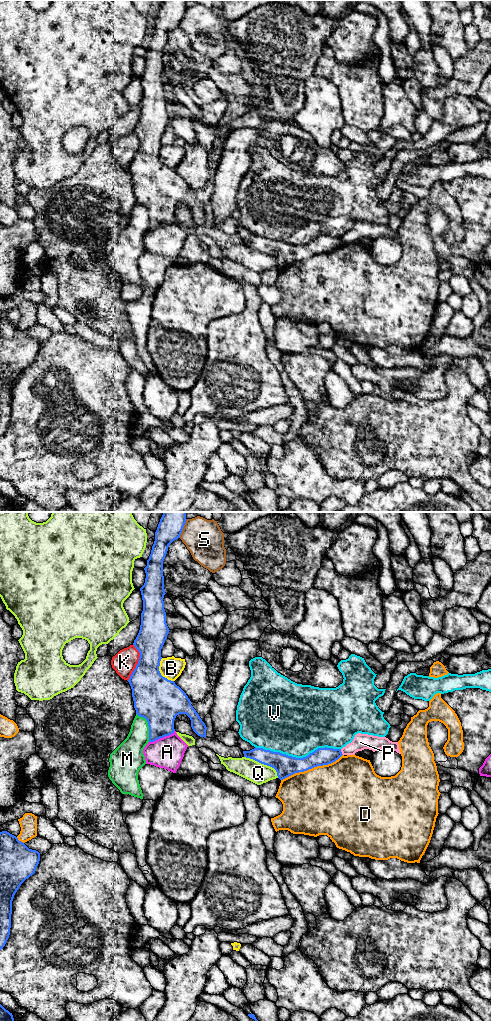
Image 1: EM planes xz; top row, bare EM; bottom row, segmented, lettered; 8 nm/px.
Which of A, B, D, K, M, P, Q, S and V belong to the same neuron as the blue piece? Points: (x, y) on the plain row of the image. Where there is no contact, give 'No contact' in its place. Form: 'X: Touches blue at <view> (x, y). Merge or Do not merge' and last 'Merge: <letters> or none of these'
A: Touches blue at xz (162, 225). Do not merge
B: Touches blue at xz (159, 160). Do not merge
D: Touches blue at xz (311, 256). Do not merge
K: Touches blue at xz (138, 150). Do not merge
M: Touches blue at xz (148, 213). Do not merge
P: Touches blue at xz (341, 240). Do not merge
Q: Touches blue at xz (263, 251). Do not merge
S: Touches blue at xz (182, 16). Do not merge
V: Touches blue at xz (298, 246). Do not merge
Merge: none of these

